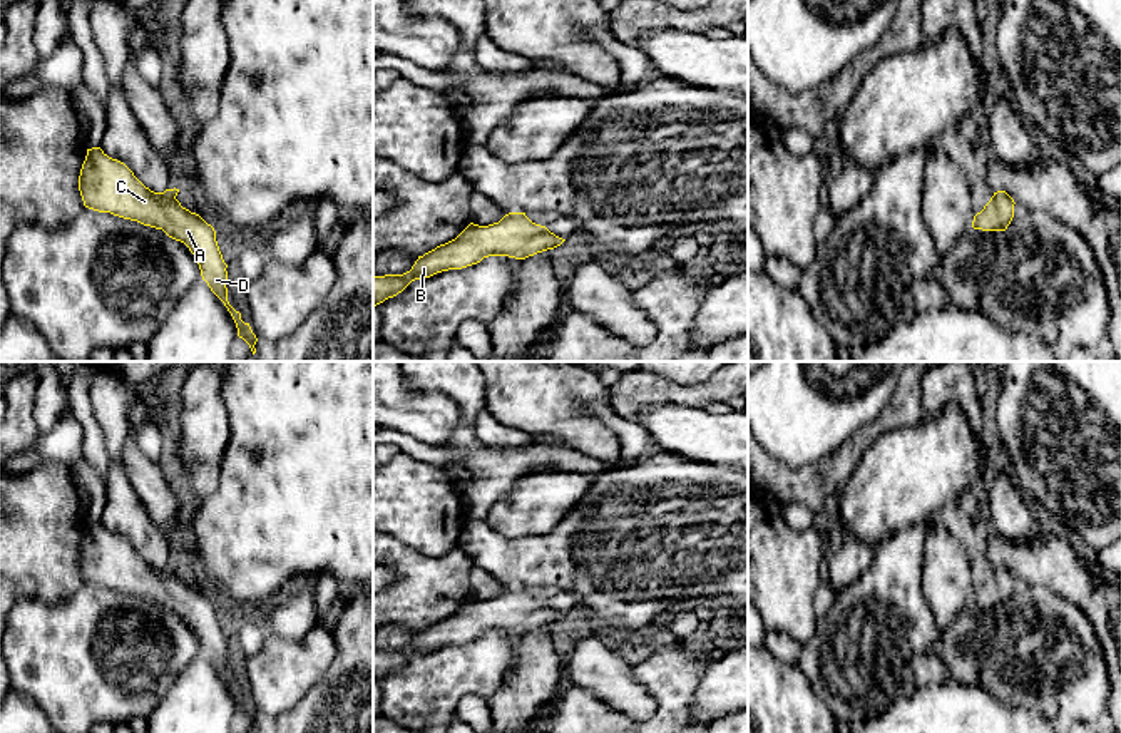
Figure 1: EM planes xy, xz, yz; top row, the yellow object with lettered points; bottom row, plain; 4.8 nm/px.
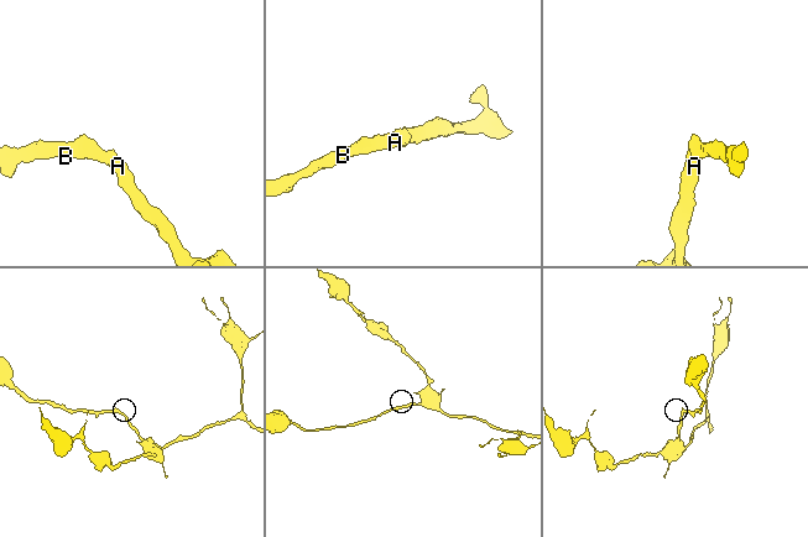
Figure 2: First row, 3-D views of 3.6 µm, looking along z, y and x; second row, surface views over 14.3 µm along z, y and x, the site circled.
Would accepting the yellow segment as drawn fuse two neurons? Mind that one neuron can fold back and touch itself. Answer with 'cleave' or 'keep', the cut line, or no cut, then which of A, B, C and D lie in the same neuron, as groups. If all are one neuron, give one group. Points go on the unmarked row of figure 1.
keep; no cut; A B C D

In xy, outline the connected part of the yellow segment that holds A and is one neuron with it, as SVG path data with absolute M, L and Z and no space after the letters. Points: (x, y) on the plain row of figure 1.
M92 522L87 524L80 544L79 566L89 584L162 604L169 613L184 618L194 629L202 654L231 688L238 711L249 720L253 730L256 728L256 710L228 676L228 639L219 626L216 606L199 589L181 581L176 574L179 564L154 567L124 537L109 532L100 522Z

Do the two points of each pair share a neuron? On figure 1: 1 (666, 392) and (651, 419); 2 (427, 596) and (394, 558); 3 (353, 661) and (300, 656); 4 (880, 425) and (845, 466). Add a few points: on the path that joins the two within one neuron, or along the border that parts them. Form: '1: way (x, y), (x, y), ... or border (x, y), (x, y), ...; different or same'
1: border (700, 405), (653, 404), (636, 420); different
2: way (422, 586), (404, 568); same
3: border (333, 630), (337, 655), (308, 690); different
4: way (870, 432), (847, 456); same

